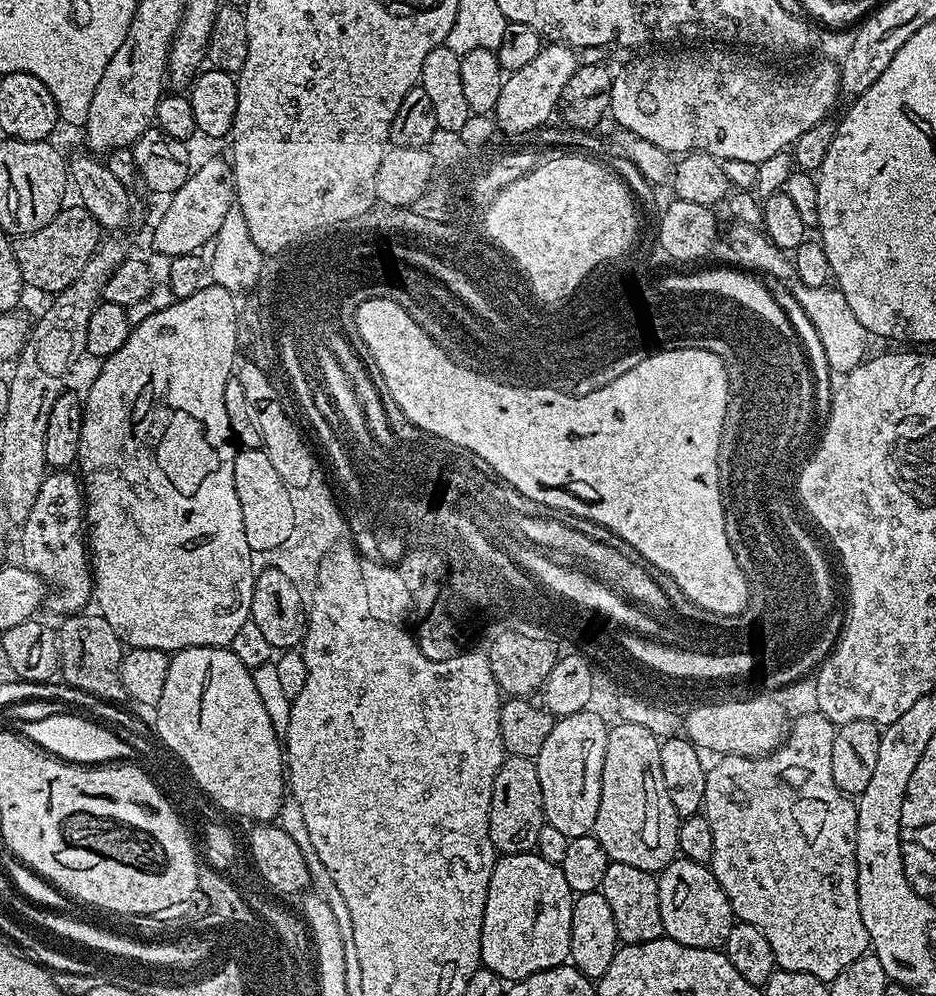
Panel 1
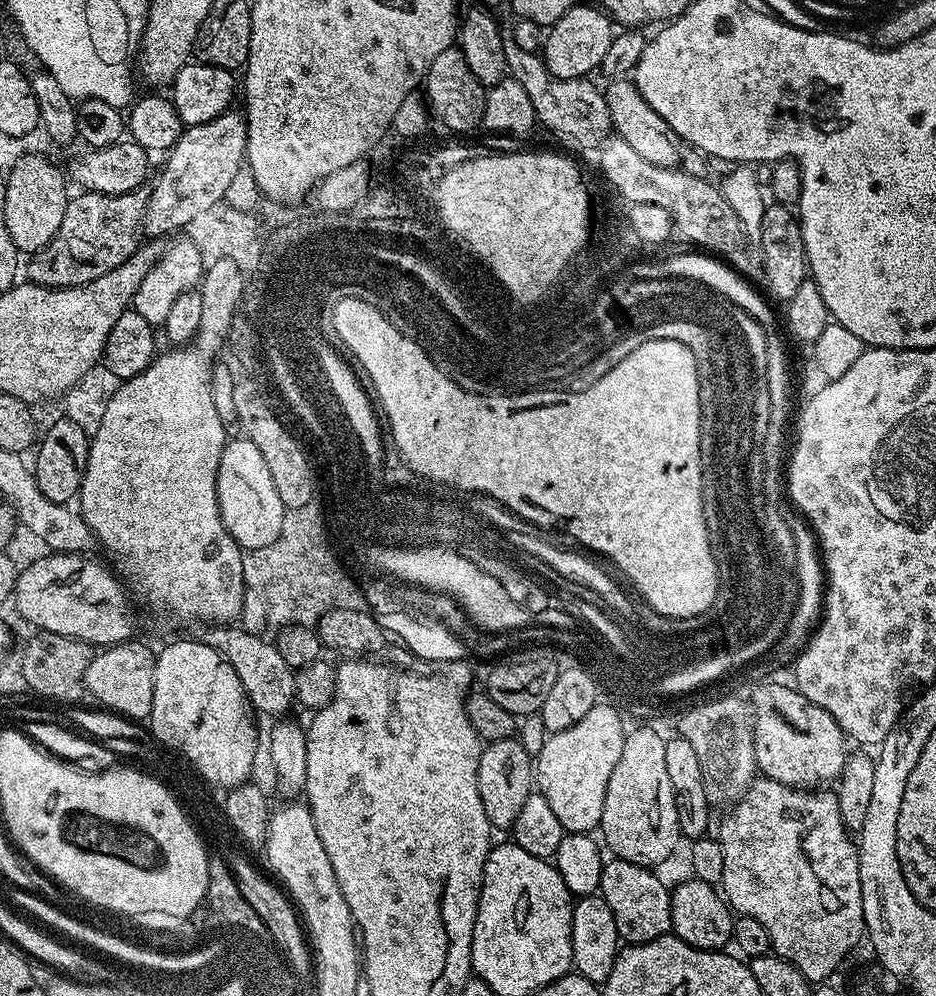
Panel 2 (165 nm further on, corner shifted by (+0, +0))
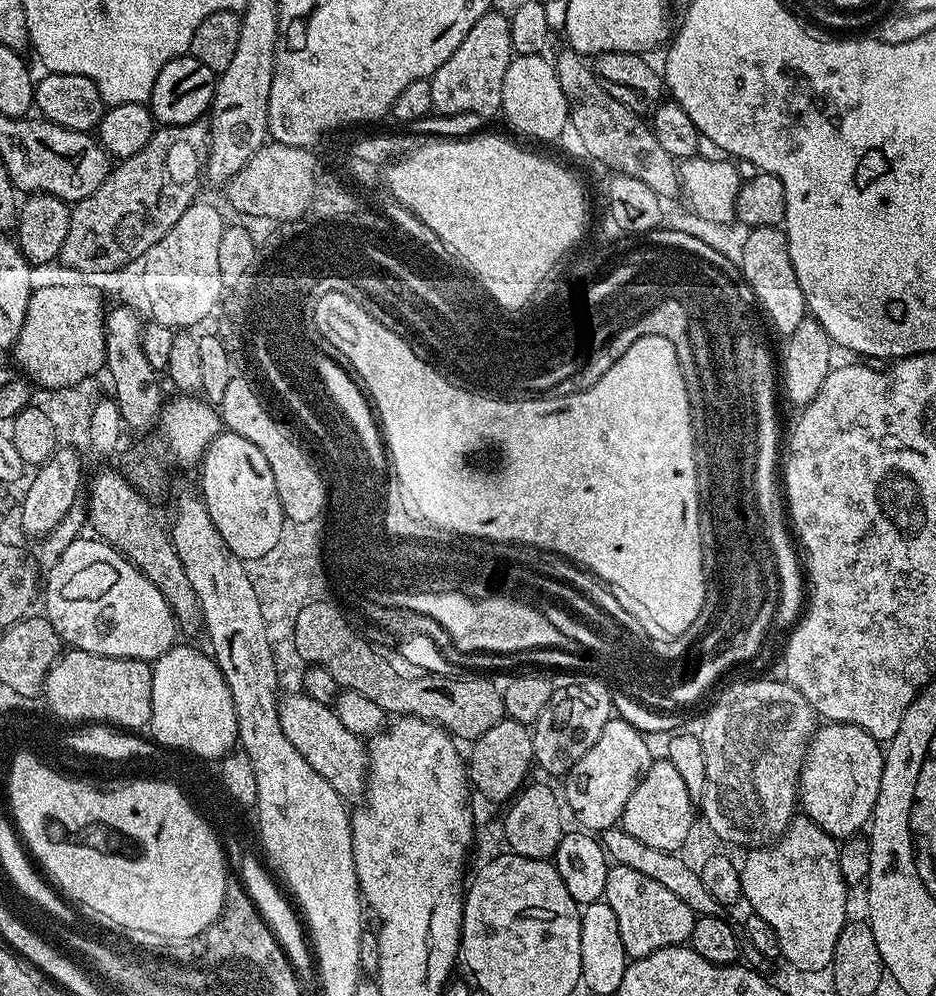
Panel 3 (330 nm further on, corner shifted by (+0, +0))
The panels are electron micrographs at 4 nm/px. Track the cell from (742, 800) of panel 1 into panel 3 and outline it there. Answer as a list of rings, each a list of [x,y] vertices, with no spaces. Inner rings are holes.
[[[800,814],[788,825],[788,831],[779,840],[753,848],[739,865],[740,890],[753,913],[770,922],[770,930],[778,934],[780,956],[803,972],[825,970],[835,954],[836,944],[841,943],[844,923],[848,920],[849,885],[844,883],[842,870],[838,870],[837,841],[807,816]]]

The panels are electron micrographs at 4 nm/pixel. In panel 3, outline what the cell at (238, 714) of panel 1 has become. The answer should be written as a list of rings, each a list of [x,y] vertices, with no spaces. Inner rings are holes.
[[[183,642],[177,643],[166,654],[162,654],[152,664],[152,717],[148,723],[150,736],[157,745],[168,740],[168,744],[184,748],[196,748],[204,756],[228,755],[237,747],[239,730],[238,718],[234,710],[234,698],[226,678],[207,651],[199,652]]]

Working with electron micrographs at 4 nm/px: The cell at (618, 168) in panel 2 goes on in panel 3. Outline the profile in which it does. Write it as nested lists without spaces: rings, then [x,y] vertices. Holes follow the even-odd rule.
[[[564,48],[554,58],[558,82],[569,102],[569,121],[585,150],[592,158],[610,166],[611,171],[637,178],[645,182],[662,200],[679,195],[679,169],[676,160],[670,156],[652,130],[644,121],[613,91],[599,81],[589,63],[572,49]]]

